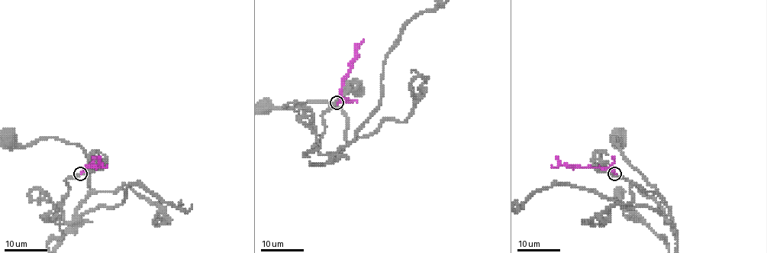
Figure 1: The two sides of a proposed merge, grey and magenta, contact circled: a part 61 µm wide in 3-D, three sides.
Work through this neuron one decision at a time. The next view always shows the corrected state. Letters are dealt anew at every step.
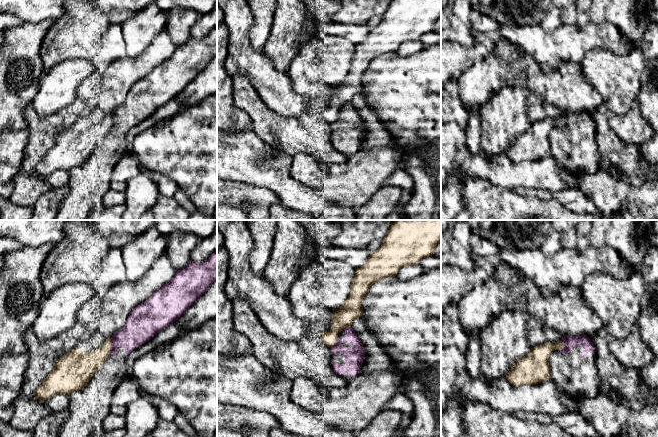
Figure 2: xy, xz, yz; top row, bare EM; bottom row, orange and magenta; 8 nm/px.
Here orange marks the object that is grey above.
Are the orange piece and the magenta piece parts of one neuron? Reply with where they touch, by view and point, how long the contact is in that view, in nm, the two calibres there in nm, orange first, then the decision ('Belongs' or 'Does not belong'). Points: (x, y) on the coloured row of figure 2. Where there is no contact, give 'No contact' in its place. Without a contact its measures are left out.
Touches orange at xy (111, 345). Shared border 120 nm. Thickness 200 nm (orange) against 220 nm. Does not belong

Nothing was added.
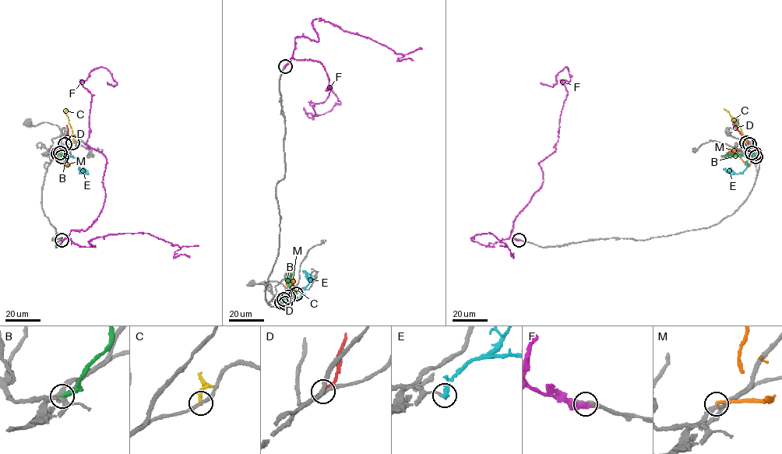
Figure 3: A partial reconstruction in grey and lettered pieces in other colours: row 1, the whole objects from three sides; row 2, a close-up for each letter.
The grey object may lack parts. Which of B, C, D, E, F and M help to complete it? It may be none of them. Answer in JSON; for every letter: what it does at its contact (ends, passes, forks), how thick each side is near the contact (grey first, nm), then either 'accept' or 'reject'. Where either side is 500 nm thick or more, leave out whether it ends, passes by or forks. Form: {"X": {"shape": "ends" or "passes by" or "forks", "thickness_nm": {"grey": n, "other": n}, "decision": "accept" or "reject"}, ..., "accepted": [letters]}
{"B": {"shape": "ends", "thickness_nm": {"grey": 320, "other": 460}, "decision": "reject"}, "C": {"shape": "ends", "thickness_nm": {"grey": 280, "other": 280}, "decision": "reject"}, "D": {"shape": "ends", "thickness_nm": {"grey": 300, "other": 260}, "decision": "reject"}, "E": {"shape": "ends", "thickness_nm": {"grey": 220, "other": 360}, "decision": "reject"}, "F": {"thickness_nm": {"grey": 600, "other": 500}, "decision": "reject"}, "M": {"shape": "ends", "thickness_nm": {"grey": 320, "other": 300}, "decision": "reject"}, "accepted": []}

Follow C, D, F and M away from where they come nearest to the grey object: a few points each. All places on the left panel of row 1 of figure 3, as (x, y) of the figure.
C: (72, 142), (72, 131), (65, 112), (66, 108)
D: (65, 144), (68, 131), (66, 124)
F: (61, 240), (103, 204), (107, 161), (87, 145), (80, 81), (100, 67), (117, 83), (107, 82)
M: (60, 153), (67, 158), (65, 163), (63, 153), (70, 149), (68, 153)

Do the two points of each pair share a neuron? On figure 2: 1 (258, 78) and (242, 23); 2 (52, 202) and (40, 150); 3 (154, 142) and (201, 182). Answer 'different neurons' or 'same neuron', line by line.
1: same neuron
2: different neurons
3: same neuron

